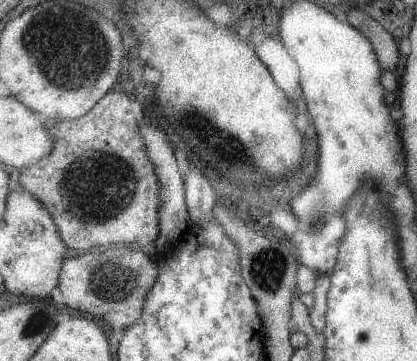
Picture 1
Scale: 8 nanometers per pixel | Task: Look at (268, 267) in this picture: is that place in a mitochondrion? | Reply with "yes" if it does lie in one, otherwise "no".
yes

